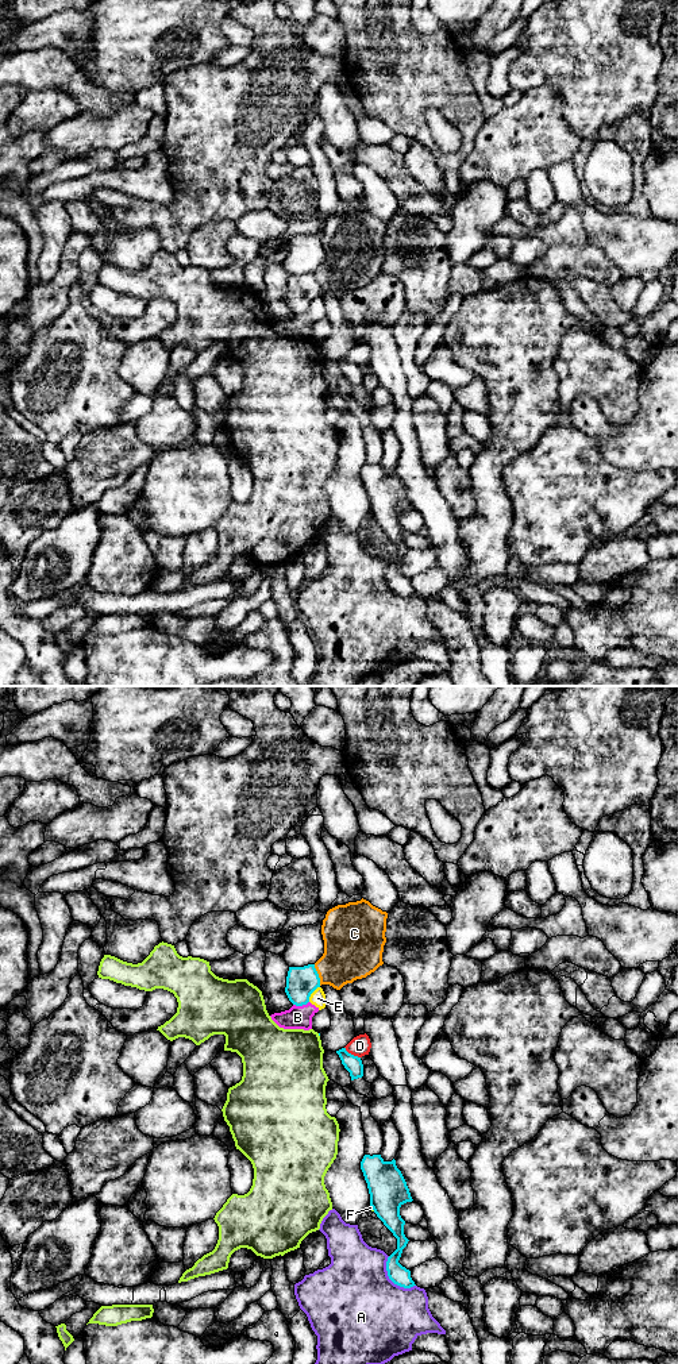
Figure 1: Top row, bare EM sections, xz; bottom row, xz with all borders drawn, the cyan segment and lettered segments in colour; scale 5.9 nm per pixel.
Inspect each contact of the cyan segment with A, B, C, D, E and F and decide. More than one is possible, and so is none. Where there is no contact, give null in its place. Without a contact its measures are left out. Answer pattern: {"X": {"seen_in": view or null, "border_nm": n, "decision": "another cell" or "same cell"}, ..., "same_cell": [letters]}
{"A": {"seen_in": "xz", "border_nm": 240, "decision": "another cell"}, "B": {"seen_in": "xz", "border_nm": 100, "decision": "another cell"}, "C": {"seen_in": "xz", "border_nm": 130, "decision": "another cell"}, "D": {"seen_in": "xz", "border_nm": 120, "decision": "another cell"}, "E": {"seen_in": "xz", "border_nm": 120, "decision": "another cell"}, "F": {"seen_in": "xz", "border_nm": 50, "decision": "another cell"}, "same_cell": []}

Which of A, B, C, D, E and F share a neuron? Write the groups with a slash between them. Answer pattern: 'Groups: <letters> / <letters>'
Groups: A / B E / C / D / F

